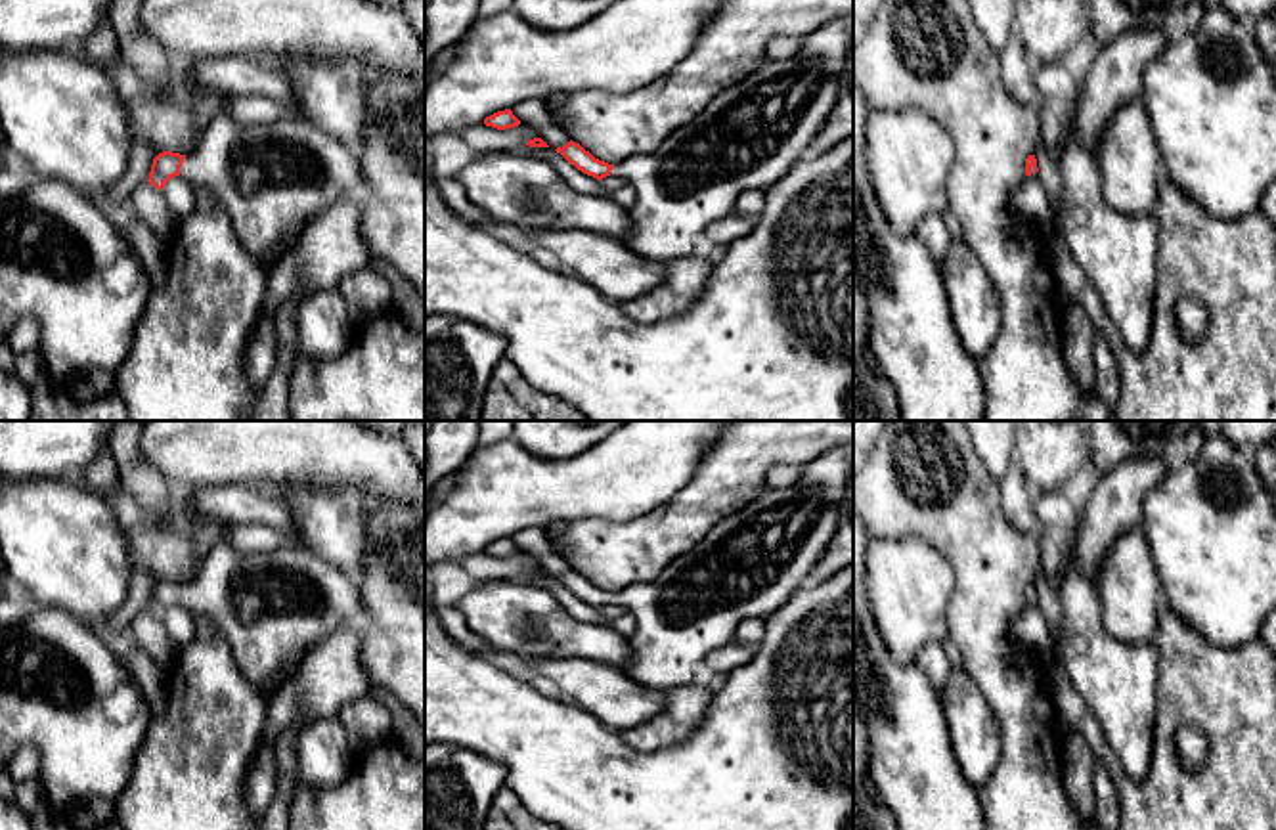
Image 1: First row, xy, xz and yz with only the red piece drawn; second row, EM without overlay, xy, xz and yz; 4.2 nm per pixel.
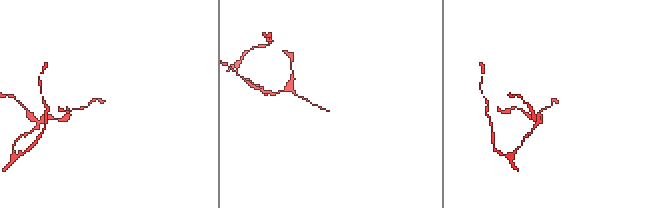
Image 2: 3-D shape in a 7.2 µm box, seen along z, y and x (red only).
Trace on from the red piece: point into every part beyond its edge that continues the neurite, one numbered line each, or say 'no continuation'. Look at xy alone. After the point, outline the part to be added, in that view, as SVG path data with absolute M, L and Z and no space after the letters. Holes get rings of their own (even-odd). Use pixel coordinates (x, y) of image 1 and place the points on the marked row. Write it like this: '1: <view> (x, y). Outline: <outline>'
1: xy (270, 180). Outline: M304 111L272 124L216 115L180 176L220 203L237 243L258 260L363 182L360 155Z

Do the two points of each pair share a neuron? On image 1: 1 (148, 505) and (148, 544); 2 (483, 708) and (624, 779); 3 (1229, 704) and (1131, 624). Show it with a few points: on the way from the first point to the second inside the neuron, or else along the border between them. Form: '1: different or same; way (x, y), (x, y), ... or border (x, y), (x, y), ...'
1: different; border (138, 524), (150, 530), (171, 530)
2: same; way (517, 727), (546, 744), (572, 771), (590, 779)
3: different; border (1162, 603), (1156, 639)

